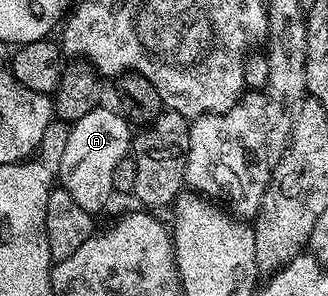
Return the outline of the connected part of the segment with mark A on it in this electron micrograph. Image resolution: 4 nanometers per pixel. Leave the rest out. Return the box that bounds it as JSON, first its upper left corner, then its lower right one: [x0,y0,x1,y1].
[58,106,133,214]

